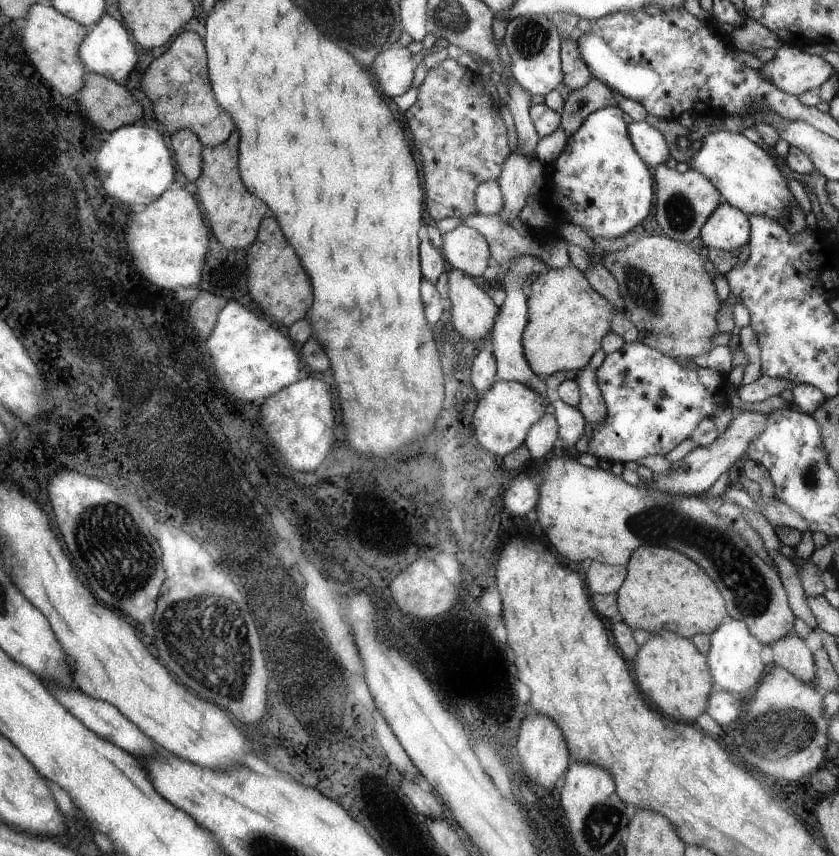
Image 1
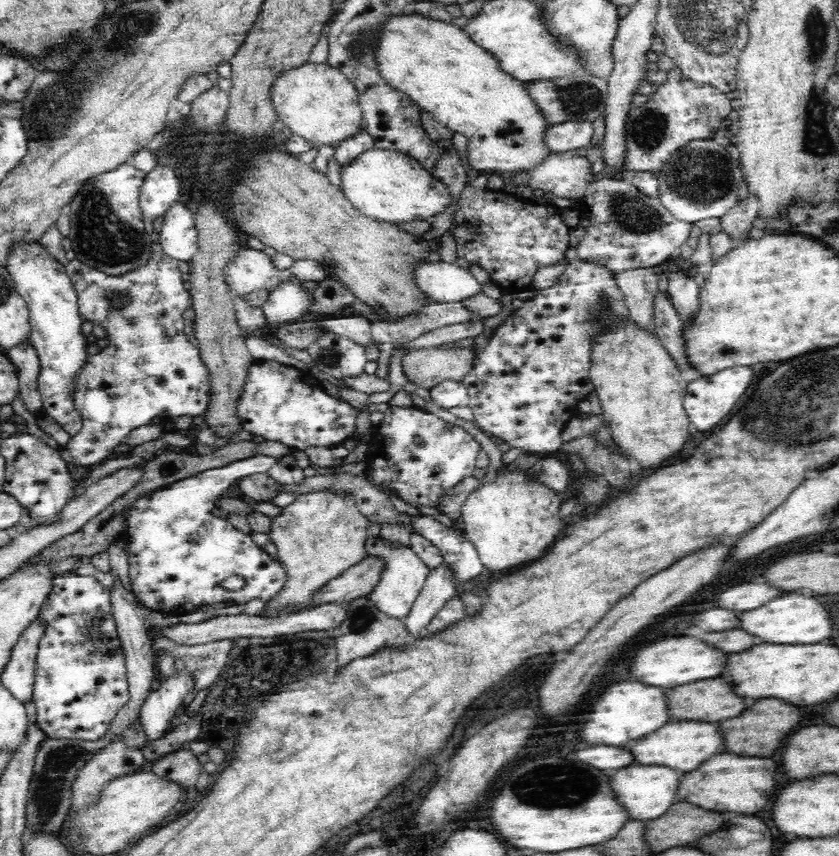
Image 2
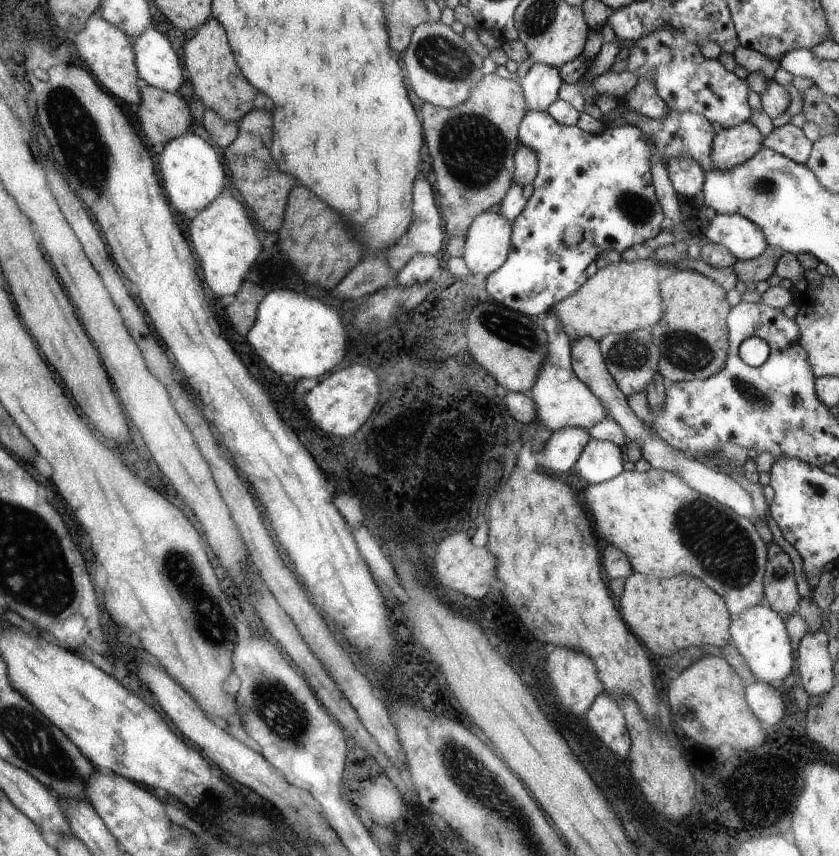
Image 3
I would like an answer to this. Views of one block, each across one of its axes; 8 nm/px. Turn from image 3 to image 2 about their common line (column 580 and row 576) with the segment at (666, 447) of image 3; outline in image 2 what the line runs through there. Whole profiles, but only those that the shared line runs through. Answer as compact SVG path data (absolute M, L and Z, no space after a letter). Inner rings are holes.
M367 556L344 574L329 580L328 584L314 593L310 604L304 604L300 608L286 606L276 616L310 609L324 603L348 603L358 596L368 596L374 590L378 578L382 575L383 568L383 560Z

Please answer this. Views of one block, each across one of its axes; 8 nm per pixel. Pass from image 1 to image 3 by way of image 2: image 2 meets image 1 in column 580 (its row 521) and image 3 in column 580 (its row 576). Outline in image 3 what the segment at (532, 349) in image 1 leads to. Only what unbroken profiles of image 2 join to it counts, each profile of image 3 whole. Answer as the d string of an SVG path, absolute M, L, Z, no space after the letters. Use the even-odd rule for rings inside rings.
M638 258L634 262L620 260L616 264L600 267L592 276L585 277L583 285L570 296L557 302L550 311L561 318L565 333L572 339L592 337L596 342L607 334L634 333L640 329L650 329L663 320L663 297L658 290L658 262L648 258Z

